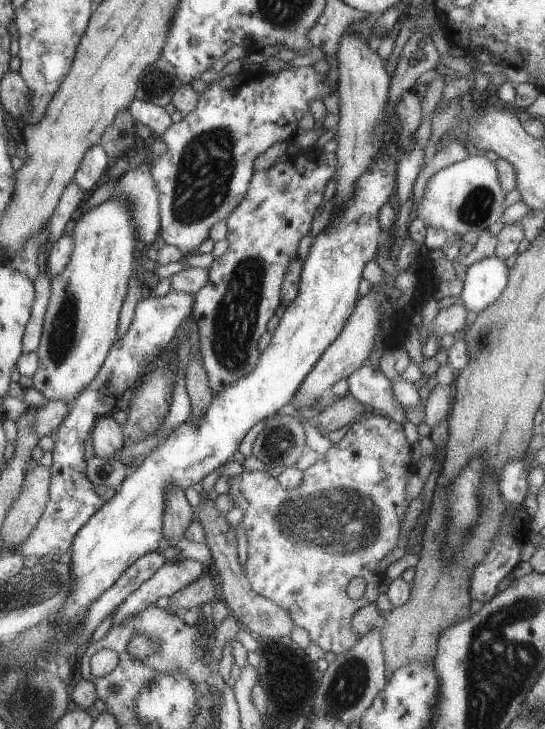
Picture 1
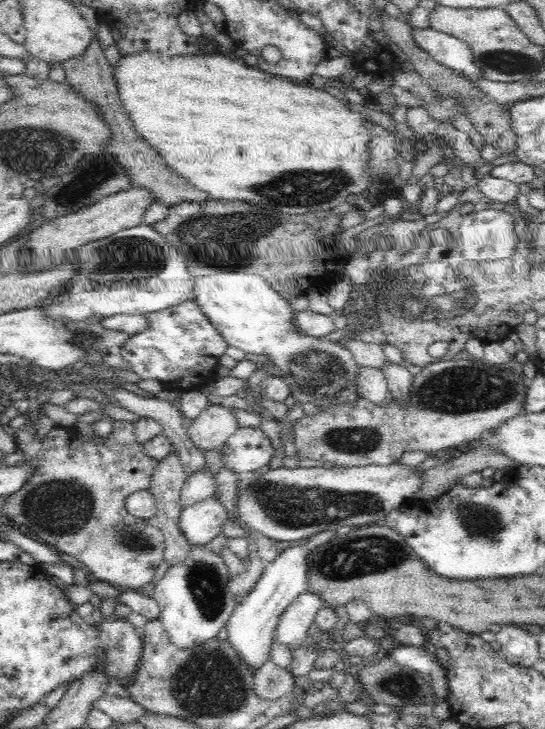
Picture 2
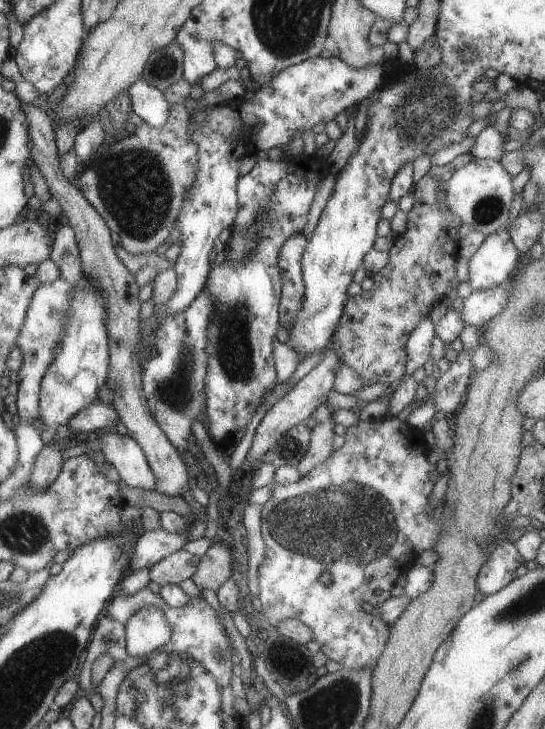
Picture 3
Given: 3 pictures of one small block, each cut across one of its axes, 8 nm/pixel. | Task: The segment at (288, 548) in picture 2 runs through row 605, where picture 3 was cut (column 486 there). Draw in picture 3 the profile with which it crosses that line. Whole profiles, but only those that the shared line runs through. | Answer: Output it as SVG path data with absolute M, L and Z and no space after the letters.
M501 228L484 236L481 246L468 260L469 284L474 290L485 290L501 284L519 265L515 245L507 230Z

